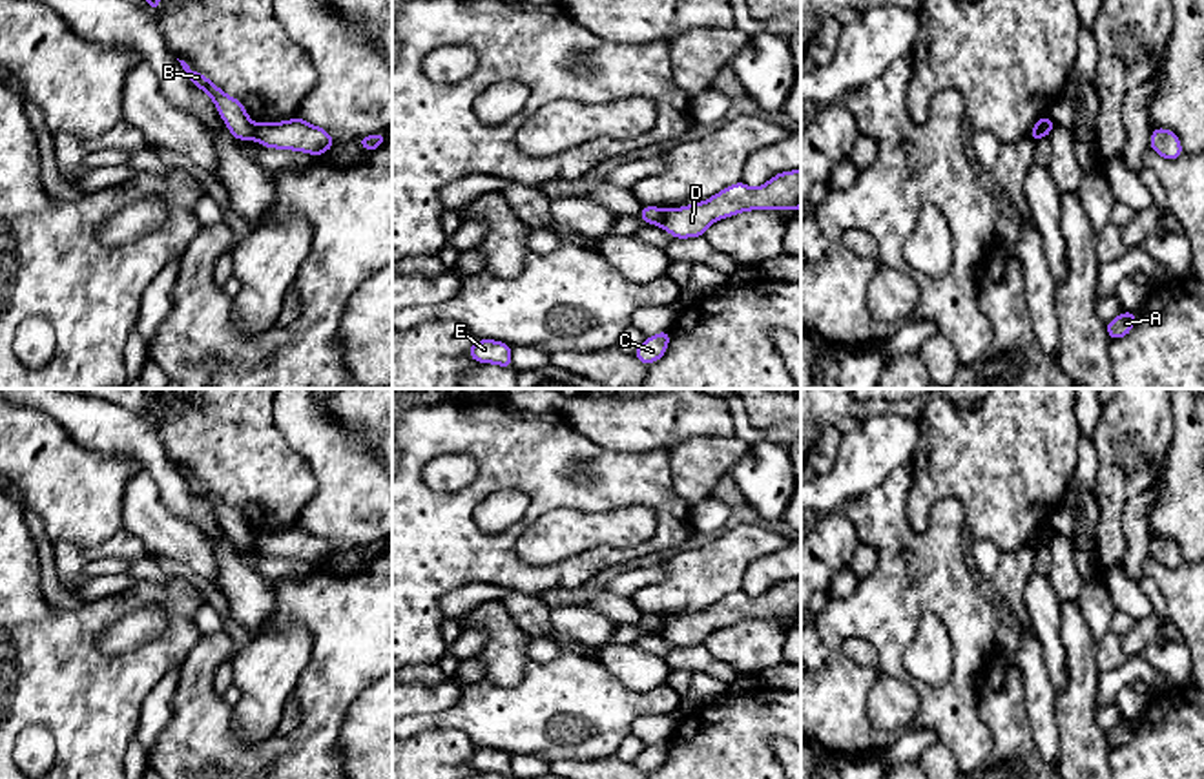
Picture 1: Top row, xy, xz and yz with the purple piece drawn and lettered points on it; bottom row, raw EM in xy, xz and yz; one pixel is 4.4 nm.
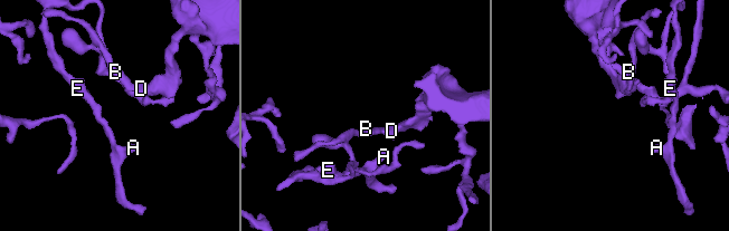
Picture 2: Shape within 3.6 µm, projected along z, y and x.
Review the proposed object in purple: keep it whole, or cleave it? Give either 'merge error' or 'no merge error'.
merge error

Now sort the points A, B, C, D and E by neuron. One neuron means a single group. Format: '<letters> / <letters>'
A B C E / D

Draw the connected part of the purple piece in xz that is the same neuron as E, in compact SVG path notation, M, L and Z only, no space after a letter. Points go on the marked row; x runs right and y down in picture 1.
M493 339L472 341L469 356L476 363L493 363L500 367L513 367L511 345Z

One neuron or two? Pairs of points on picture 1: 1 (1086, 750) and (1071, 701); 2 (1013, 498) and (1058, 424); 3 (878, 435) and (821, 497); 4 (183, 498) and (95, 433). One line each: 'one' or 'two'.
1: one
2: one
3: one
4: one

